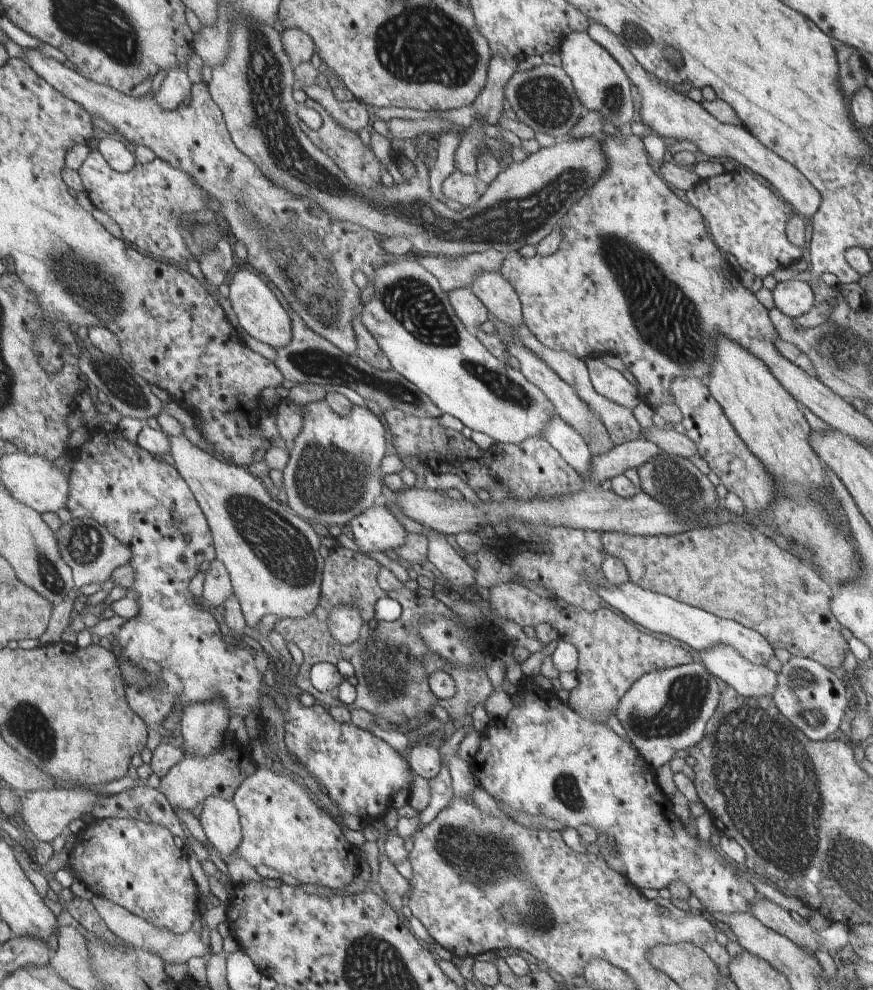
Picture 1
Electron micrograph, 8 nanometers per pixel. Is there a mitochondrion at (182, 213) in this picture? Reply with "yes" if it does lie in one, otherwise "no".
yes

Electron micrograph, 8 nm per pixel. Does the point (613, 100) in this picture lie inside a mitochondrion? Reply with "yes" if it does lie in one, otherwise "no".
yes

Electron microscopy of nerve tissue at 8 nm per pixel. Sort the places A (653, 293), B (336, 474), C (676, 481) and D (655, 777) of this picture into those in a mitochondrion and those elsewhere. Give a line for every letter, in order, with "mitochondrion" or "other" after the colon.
A: mitochondrion
B: mitochondrion
C: mitochondrion
D: other

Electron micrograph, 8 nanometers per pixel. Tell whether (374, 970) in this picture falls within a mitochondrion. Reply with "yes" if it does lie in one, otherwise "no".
yes

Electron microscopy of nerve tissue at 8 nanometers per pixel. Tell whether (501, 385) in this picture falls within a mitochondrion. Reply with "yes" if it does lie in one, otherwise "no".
yes

